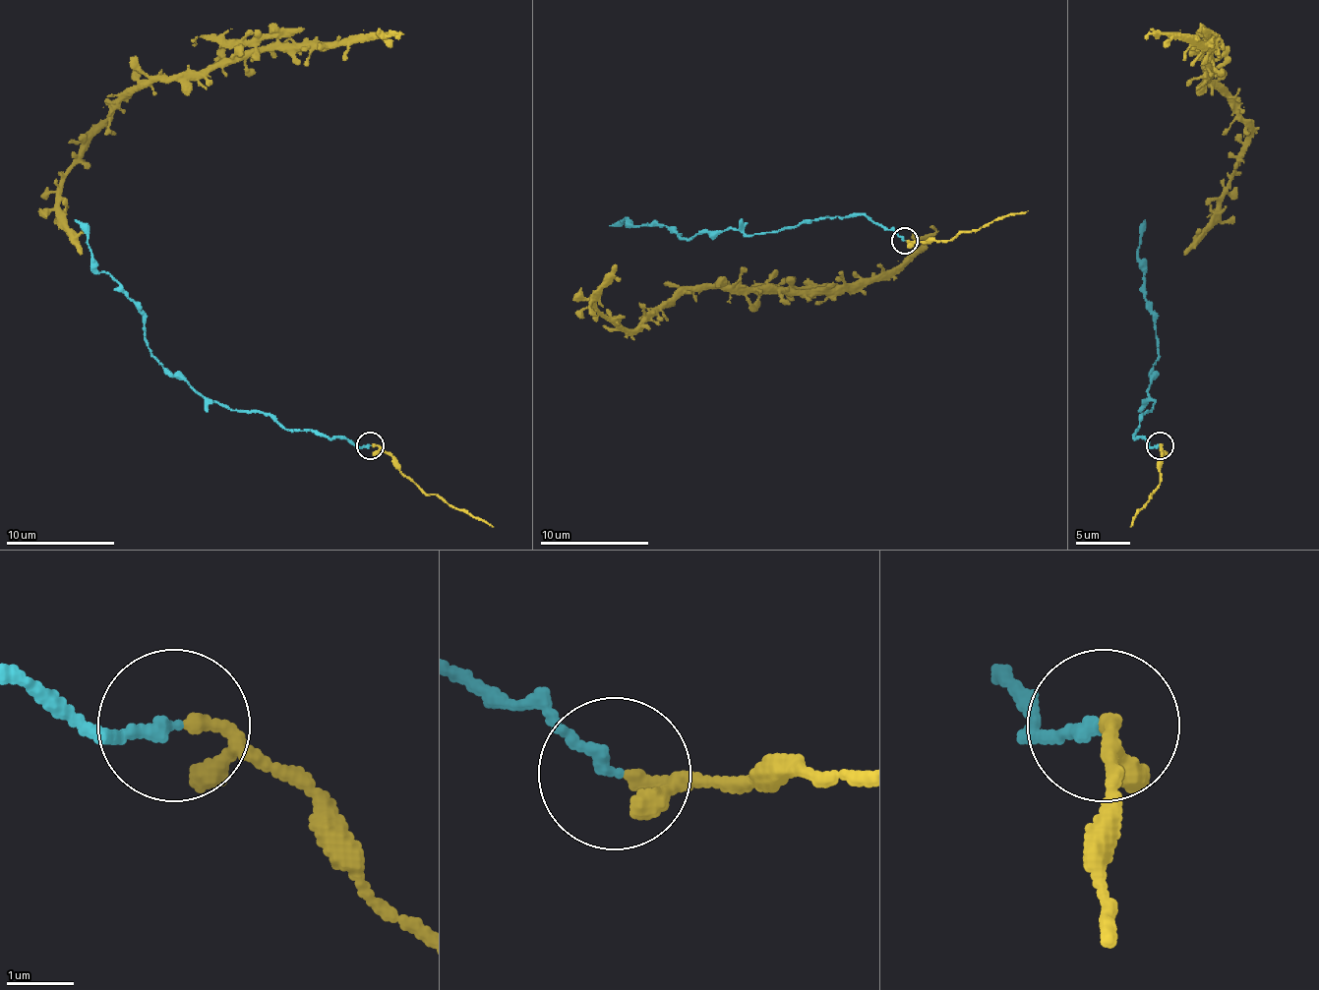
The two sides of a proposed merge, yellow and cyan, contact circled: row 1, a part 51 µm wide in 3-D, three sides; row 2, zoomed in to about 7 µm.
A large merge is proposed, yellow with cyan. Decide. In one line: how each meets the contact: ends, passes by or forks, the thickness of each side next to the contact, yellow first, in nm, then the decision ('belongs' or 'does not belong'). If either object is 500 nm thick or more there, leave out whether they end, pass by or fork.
yellow passes by; cyan ends there; 140 nm thick on the yellow side, 180 nm on the other; belongs

